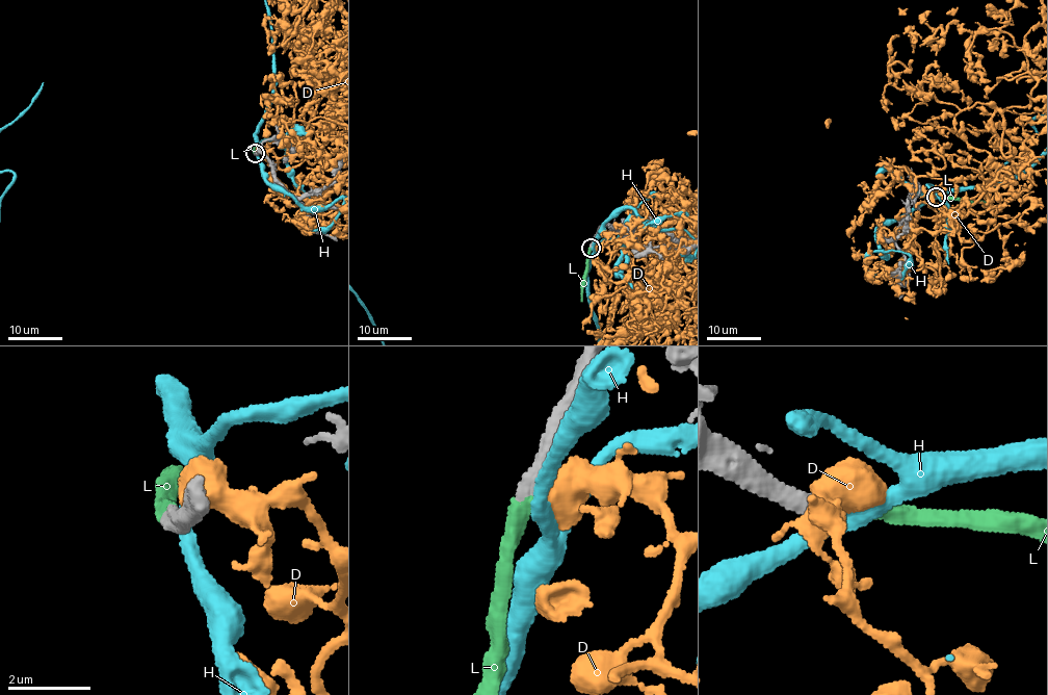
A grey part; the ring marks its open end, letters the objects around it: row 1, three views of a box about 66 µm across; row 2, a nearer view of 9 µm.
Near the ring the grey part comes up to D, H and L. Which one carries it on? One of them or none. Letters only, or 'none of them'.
L

